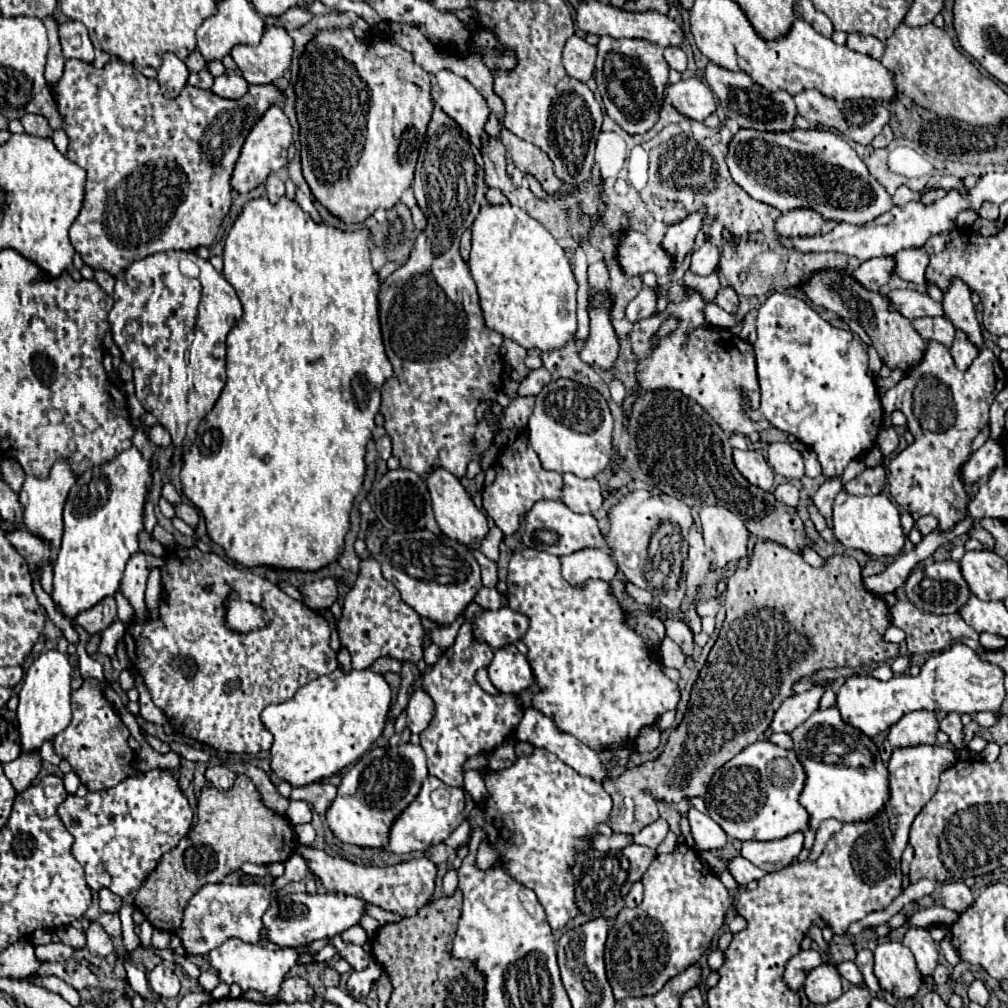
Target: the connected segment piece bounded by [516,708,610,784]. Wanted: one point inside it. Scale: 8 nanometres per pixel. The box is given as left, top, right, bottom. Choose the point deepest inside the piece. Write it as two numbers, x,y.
536,728

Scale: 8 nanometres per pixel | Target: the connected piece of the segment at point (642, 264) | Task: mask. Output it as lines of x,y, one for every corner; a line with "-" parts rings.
628,230
618,244
618,262
626,276
654,272
658,278
668,278
672,272
672,256
662,244
652,244
644,234

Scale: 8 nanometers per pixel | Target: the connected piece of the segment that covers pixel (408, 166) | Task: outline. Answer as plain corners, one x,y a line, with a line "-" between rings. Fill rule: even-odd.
328,28
328,30
320,30
304,48
304,52
298,58
300,62
300,70
298,70
298,78
296,78
296,86
294,86
294,94
296,94
296,118
300,124
300,154
302,154
302,170
304,170
304,178
312,190
312,194
334,214
338,216
342,222
352,224
352,222
364,222
368,216
374,214
376,208
386,208
390,210
402,196
402,192
406,188
410,188
412,180
414,180
414,168
416,168
416,160
418,160
418,150
426,138
426,130
428,130
428,122
432,120
432,98
430,98
430,76
428,72
418,66
414,62
414,56
404,50
398,44
392,44
390,40
382,40
382,38
372,38
372,40
358,40
352,32
352,28

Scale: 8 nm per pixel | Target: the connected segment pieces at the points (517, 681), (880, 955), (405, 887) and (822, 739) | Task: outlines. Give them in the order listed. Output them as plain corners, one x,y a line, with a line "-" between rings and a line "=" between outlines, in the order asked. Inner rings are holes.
514,644
502,646
494,652
488,672
492,684
506,694
520,694
534,682
526,656
520,654
=
884,942
874,950
874,974
880,986
890,994
912,994
922,986
912,952
900,942
=
298,844
296,854
300,854
308,862
310,870
322,880
322,884
328,890
336,890
336,892
362,898
368,904
380,906
384,910
390,910
402,916
416,914
424,904
430,902
432,892
434,892
436,866
428,858
412,858
396,866
358,866
344,858
332,858
322,850
308,848
302,844
=
836,706
812,712
812,716
804,724
796,726
790,736
794,740
792,750
804,766
806,774
804,790
798,798
810,816
808,828
804,832
806,848
812,848
818,826
828,818
836,818
840,822
856,822
868,820
880,812
884,800
888,800
888,770
882,764
874,742
866,738
858,728
846,724
-
856,752
860,758
858,762
850,764
850,754
856,756

